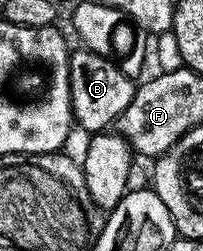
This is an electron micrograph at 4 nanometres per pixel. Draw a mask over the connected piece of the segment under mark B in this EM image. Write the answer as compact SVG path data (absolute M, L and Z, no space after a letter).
M87 50L73 51L68 58L70 74L70 98L72 99L72 119L88 131L95 134L111 129L116 120L130 106L137 85L133 77L124 73L119 63L111 64L107 55Z

